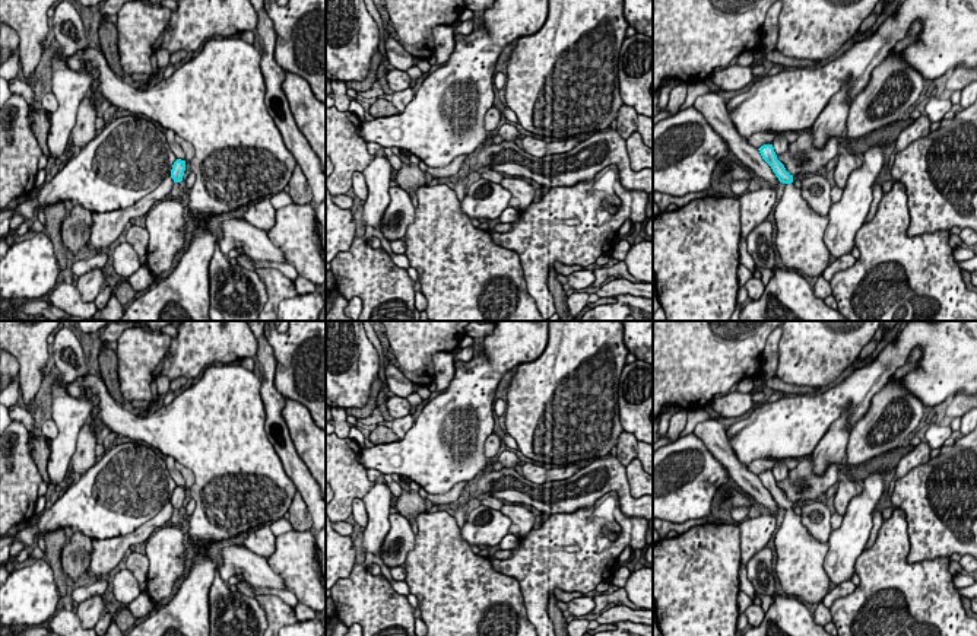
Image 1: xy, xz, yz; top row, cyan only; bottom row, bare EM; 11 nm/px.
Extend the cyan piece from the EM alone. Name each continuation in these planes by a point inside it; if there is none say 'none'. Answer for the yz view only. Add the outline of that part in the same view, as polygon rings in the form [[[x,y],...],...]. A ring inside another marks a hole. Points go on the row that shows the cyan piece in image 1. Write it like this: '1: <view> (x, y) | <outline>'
1: yz (799, 241) | [[[792,182],[784,184],[774,219],[775,247],[786,268],[800,270],[816,279],[822,276],[831,258],[824,244],[830,217],[813,212],[803,200],[800,188]]]

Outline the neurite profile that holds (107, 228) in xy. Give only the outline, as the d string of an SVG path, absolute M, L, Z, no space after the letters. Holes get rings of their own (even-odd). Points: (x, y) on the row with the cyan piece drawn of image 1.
M166 177L152 193L140 198L134 206L118 209L105 213L92 213L92 228L89 238L91 249L107 249L114 244L124 232L126 225L131 219L140 219L147 214L147 212L158 203L166 198L174 179Z

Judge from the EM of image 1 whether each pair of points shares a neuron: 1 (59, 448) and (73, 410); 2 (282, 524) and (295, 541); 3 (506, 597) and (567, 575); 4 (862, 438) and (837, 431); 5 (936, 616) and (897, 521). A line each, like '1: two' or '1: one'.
1: one
2: two
3: two
4: two
5: one

